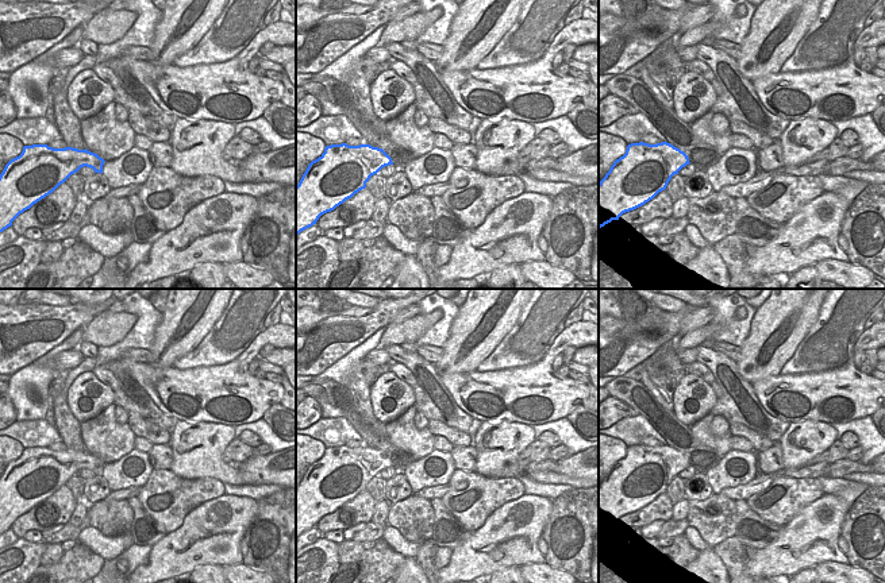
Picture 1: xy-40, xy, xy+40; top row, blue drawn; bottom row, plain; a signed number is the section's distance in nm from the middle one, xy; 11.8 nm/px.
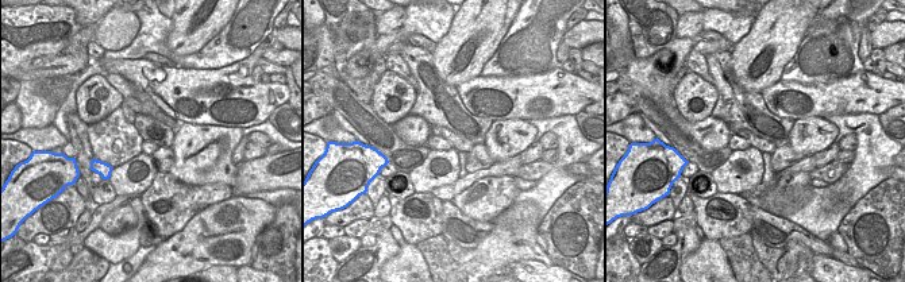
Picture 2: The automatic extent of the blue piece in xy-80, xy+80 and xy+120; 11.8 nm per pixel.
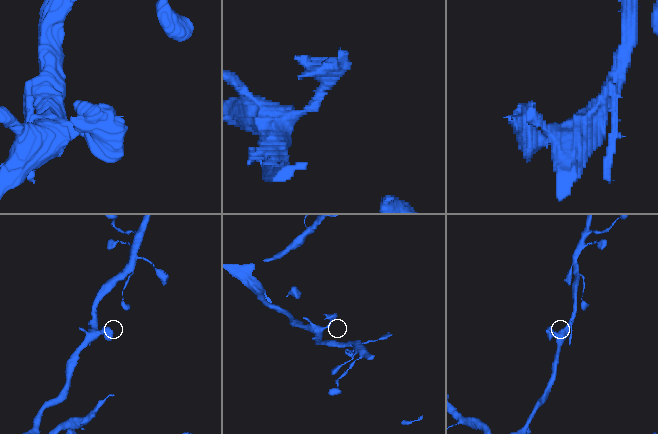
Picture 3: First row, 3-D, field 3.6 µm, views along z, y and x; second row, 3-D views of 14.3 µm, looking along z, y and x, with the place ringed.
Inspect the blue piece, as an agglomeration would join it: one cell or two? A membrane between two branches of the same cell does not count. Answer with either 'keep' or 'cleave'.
keep

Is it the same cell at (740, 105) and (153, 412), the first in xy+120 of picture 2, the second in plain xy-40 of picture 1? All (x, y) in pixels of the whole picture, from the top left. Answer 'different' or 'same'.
same

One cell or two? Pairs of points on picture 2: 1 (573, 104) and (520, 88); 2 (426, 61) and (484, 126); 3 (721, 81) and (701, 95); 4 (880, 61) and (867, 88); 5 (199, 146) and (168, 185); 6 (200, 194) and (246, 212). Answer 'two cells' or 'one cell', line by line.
1: one cell
2: one cell
3: two cells
4: two cells
5: two cells
6: two cells

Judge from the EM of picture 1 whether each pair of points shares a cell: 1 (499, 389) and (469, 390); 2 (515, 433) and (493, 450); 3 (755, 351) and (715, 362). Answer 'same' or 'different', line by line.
1: same
2: same
3: different

